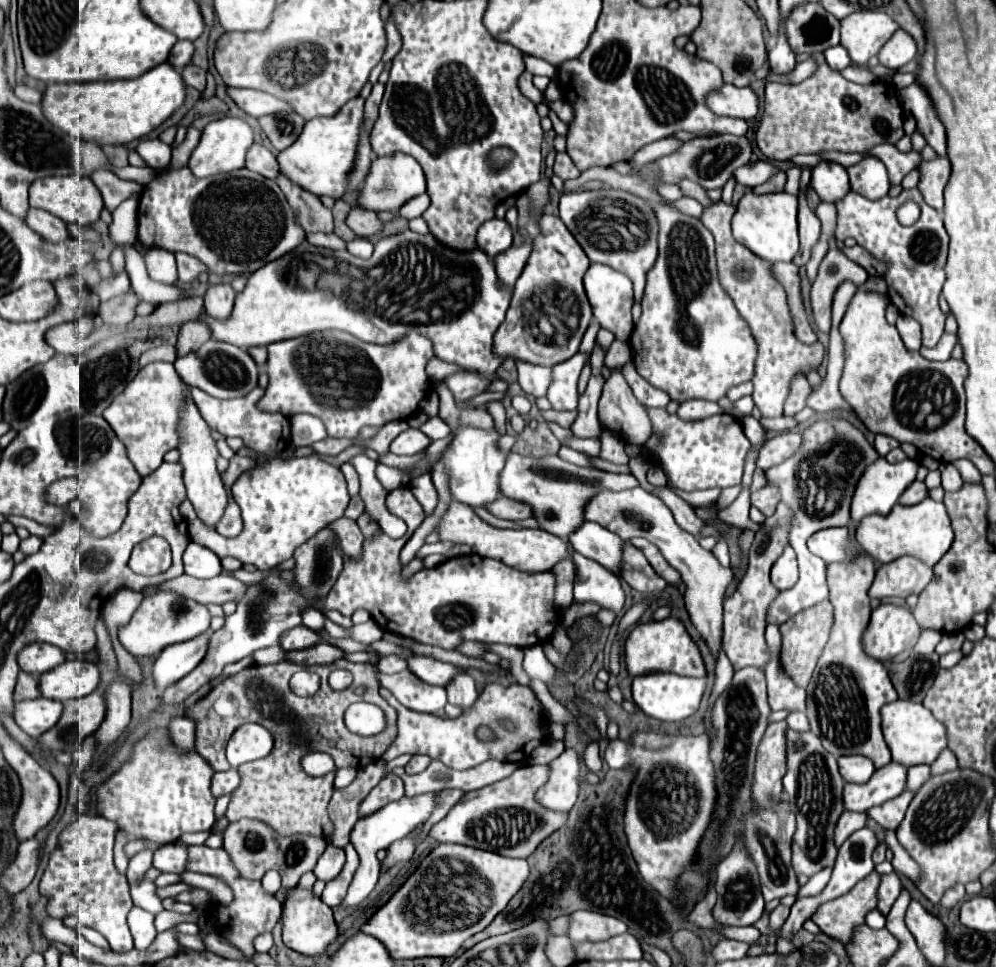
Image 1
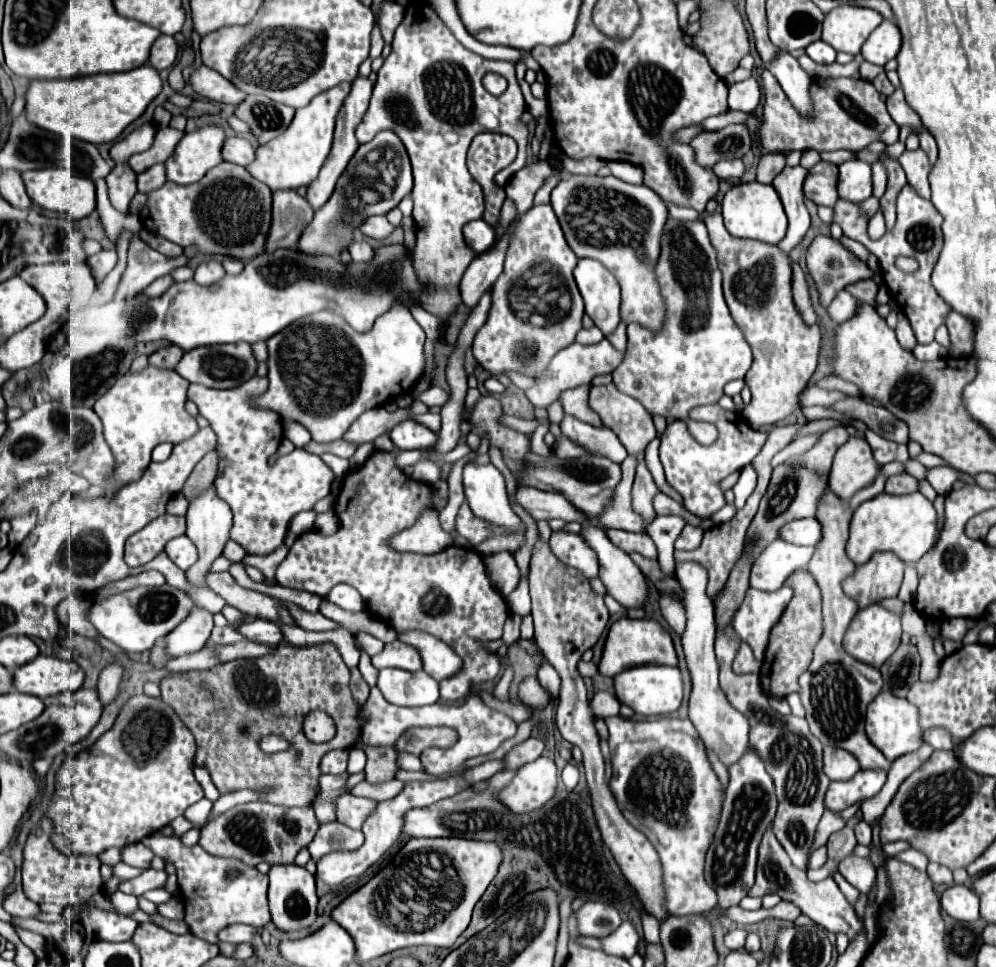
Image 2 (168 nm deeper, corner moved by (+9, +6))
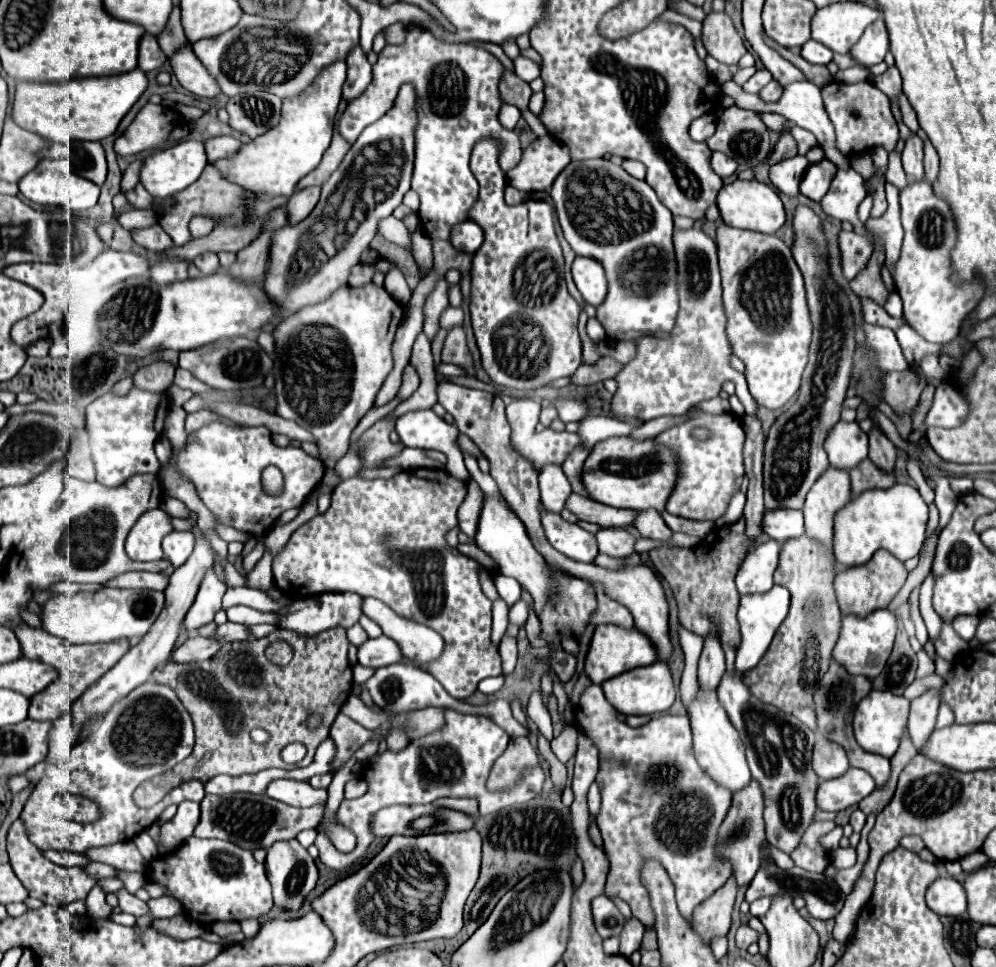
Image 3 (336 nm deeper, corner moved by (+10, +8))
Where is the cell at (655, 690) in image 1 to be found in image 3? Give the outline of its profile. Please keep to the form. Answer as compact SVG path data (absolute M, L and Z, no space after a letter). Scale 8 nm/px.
M656 661L656 663L646 665L646 667L636 667L636 669L622 673L622 675L616 675L616 677L604 681L602 689L604 689L608 703L622 715L662 713L662 711L672 707L674 697L676 697L676 689L674 689L674 683L672 683L670 669L662 661Z

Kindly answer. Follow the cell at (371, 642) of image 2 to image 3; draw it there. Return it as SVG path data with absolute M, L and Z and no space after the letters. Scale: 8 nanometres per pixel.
M356 623L356 625L352 625L350 629L348 629L348 639L350 639L350 643L352 645L358 645L358 643L364 643L366 641L366 631L362 629L362 625L360 623Z

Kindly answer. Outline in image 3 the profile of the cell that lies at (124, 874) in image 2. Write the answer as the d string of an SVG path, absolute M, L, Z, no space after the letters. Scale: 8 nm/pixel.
M88 863L88 865L84 867L84 871L86 871L88 875L92 875L92 877L96 877L98 881L104 879L104 877L114 877L114 875L116 875L116 869L110 867L110 865L104 865L104 863Z

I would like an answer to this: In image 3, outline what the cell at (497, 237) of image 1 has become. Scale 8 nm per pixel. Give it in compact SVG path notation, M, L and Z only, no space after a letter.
M464 221L464 223L458 223L454 229L452 229L452 235L450 235L450 243L458 249L458 251L464 251L464 253L476 253L478 247L482 245L484 241L484 235L482 235L482 229L472 223L472 221Z

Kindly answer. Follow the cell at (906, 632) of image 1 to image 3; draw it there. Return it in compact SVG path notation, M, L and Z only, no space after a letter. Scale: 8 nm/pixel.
M888 609L872 611L864 619L854 617L854 615L846 615L842 619L840 637L838 637L838 643L834 647L832 657L848 673L852 673L852 675L864 675L868 679L874 679L876 675L880 675L880 671L884 669L884 663L888 661L888 655L890 655L892 643L894 643L894 635L896 635L896 617Z

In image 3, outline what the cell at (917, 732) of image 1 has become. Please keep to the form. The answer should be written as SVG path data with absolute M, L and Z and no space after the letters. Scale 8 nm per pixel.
M870 691L854 711L852 727L858 745L868 753L876 753L890 759L900 745L900 737L908 721L908 711L910 711L910 701L906 697L894 695L890 691Z

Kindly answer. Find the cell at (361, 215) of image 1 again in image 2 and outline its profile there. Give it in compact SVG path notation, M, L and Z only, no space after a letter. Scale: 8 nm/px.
M367 217L361 225L361 233L373 239L385 239L395 227L385 217Z

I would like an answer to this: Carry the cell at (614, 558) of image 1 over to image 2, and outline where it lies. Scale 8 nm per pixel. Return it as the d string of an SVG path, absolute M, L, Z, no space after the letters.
M601 547L601 581L623 607L641 607L645 603L645 577L623 549Z

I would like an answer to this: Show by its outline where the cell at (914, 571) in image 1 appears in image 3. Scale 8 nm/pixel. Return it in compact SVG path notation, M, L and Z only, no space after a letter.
M884 549L876 551L868 563L858 565L858 567L848 567L848 569L840 571L834 579L834 591L836 591L842 615L864 617L870 611L886 609L888 603L894 599L894 595L904 585L906 575L908 575L908 571L906 571L904 563L898 561L892 553L888 553Z

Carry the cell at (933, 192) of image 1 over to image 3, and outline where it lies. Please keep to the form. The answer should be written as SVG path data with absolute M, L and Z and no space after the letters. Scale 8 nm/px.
M912 133L912 137L906 139L906 147L902 151L902 165L904 165L908 179L912 179L912 181L922 181L922 177L924 177L922 147L924 147L922 139L916 133Z

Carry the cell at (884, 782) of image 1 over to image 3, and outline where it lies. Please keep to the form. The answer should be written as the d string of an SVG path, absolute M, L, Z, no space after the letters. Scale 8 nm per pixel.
M850 767L846 775L820 783L816 791L816 805L822 811L838 813L852 805L858 805L874 789L874 779L866 771Z

